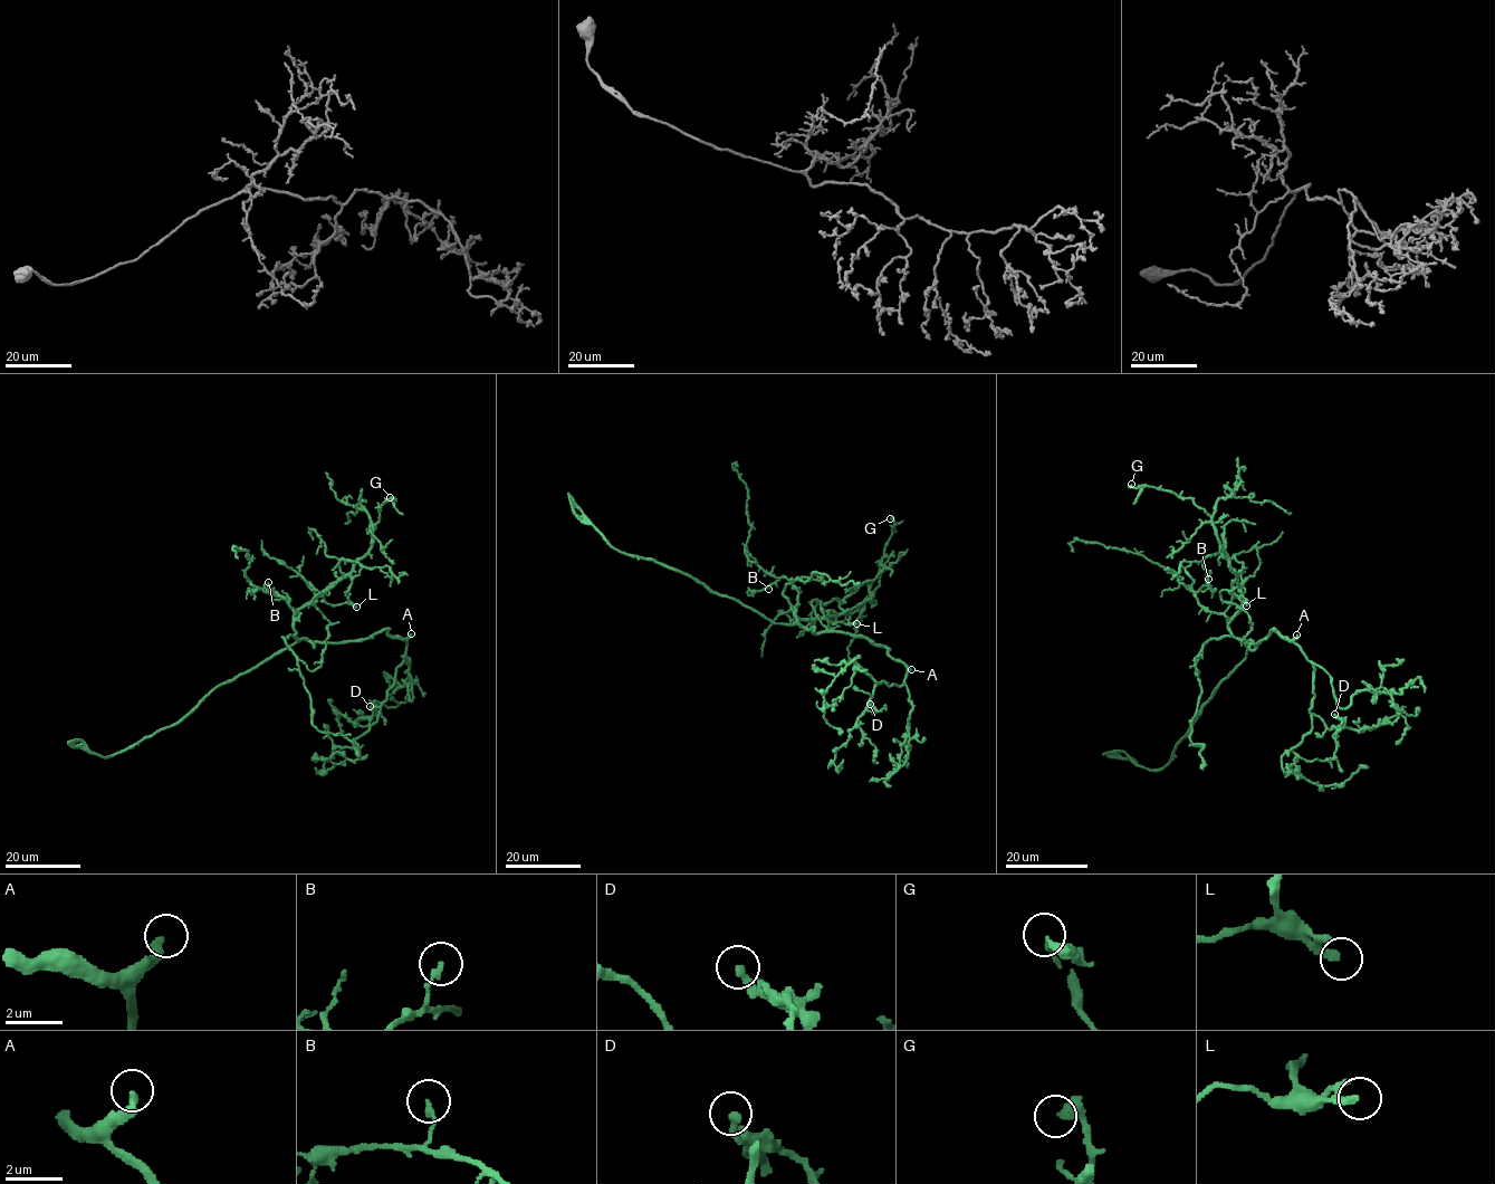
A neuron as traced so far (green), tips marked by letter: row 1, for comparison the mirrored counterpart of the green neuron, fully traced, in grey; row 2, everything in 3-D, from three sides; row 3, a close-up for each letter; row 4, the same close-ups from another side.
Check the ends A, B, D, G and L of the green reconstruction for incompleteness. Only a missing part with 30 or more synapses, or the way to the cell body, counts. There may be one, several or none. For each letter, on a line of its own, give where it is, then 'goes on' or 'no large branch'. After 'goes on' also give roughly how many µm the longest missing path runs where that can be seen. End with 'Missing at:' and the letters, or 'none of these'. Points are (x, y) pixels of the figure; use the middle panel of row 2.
A: (911, 669) | goes on | 100 µm
B: (768, 589) | no large branch
D: (870, 704) | no large branch
G: (890, 518) | no large branch
L: (856, 623) | no large branch
Missing at: A

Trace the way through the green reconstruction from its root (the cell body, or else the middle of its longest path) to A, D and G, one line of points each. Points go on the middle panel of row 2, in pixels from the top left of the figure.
A: (826, 631), (868, 637), (911, 669)
D: (826, 631), (868, 637), (904, 665), (903, 683), (900, 686), (879, 683), (868, 707), (873, 713), (870, 704)
G: (826, 631), (804, 627), (793, 608), (799, 619), (823, 619), (868, 600), (880, 584), (890, 518)

